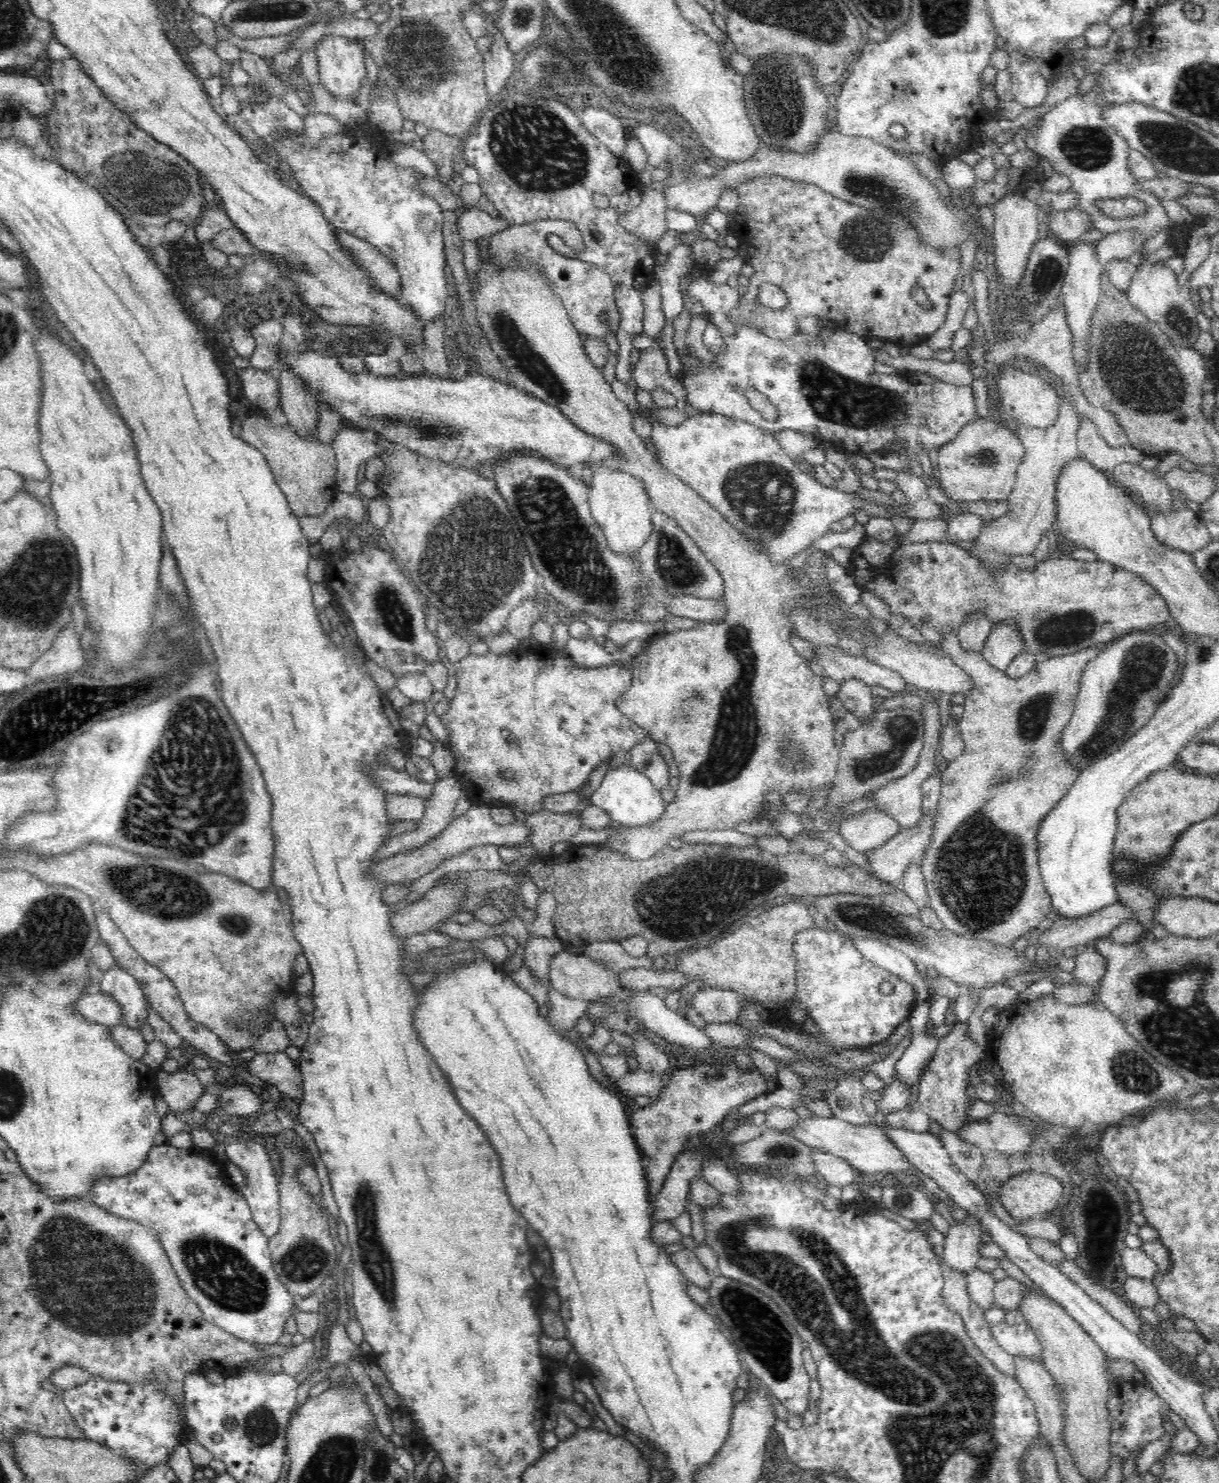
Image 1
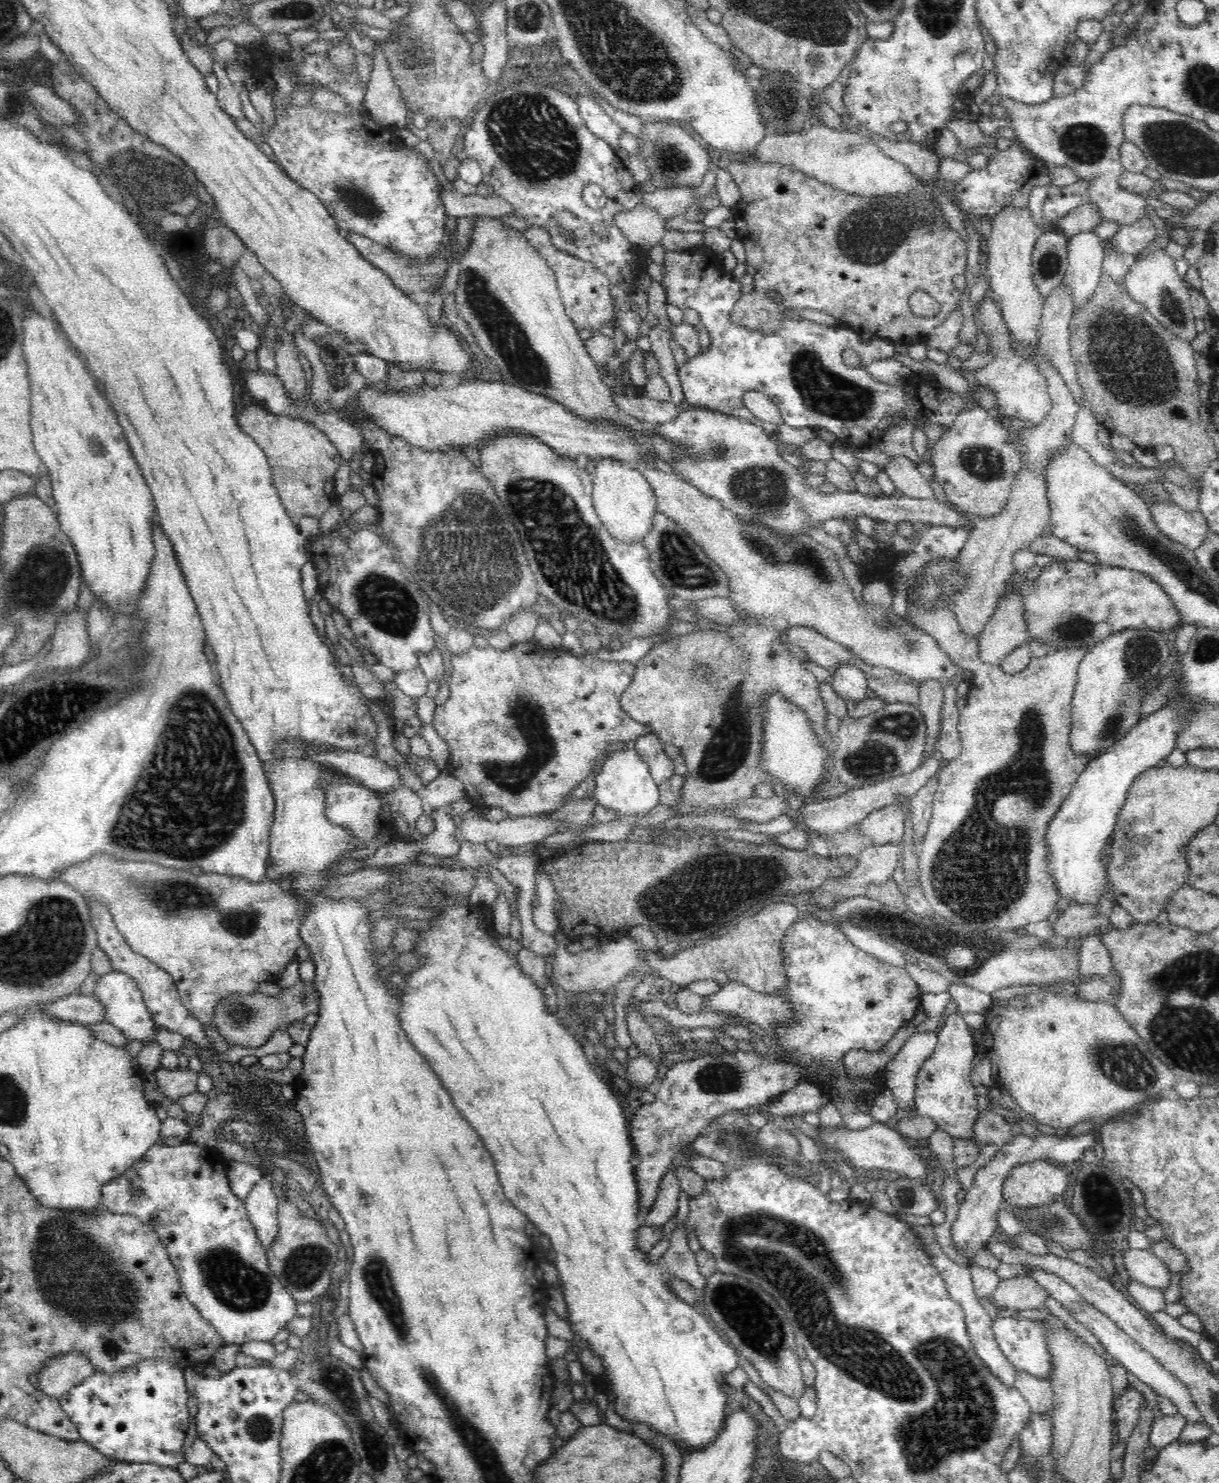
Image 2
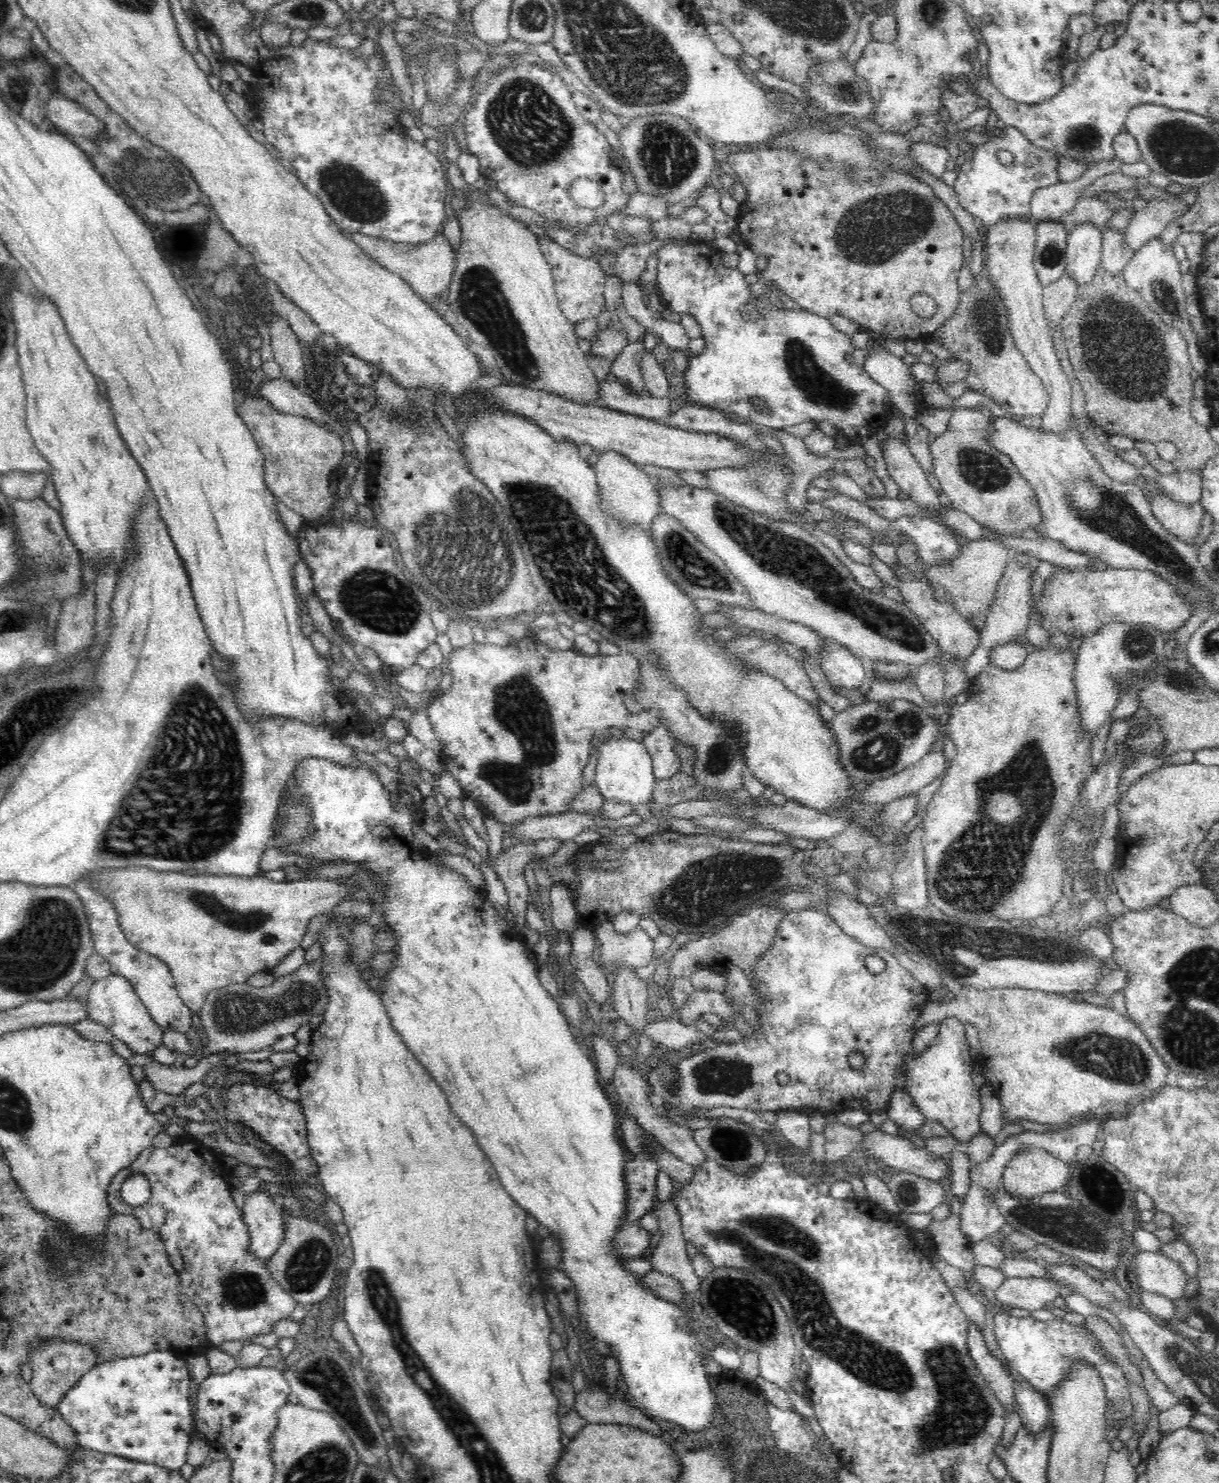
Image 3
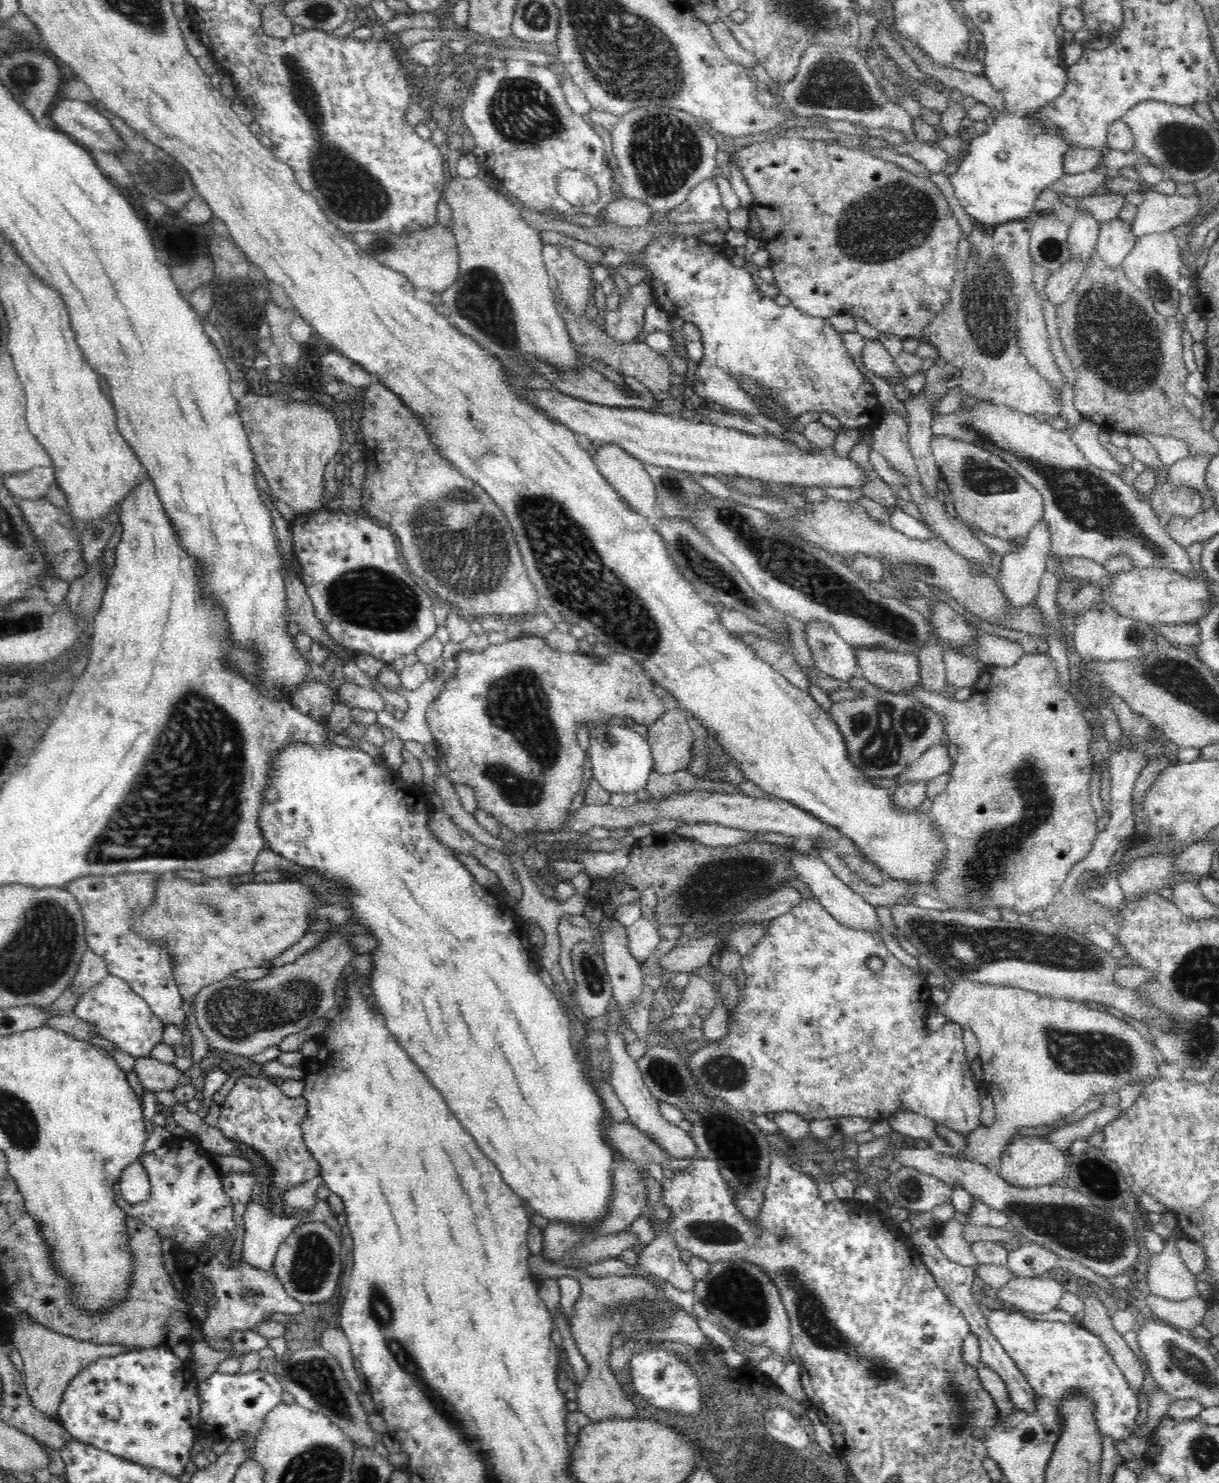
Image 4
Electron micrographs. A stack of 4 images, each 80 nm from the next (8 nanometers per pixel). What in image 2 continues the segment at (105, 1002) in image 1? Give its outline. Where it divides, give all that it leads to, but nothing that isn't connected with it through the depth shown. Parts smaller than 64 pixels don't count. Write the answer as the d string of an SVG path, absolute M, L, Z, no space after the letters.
M70 994L54 1002L42 1003L40 1008L51 1018L74 1022L82 1026L107 1022L107 1009L94 997L94 994Z

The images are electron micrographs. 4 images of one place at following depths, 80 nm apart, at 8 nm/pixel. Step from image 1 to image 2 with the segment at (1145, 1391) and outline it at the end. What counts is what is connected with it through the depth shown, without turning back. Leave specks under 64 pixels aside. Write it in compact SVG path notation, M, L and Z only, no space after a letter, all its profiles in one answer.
M1128 1386L1117 1400L1116 1427L1117 1440L1120 1444L1126 1444L1130 1440L1132 1432L1136 1430L1136 1424L1140 1422L1140 1406L1144 1404L1144 1395L1138 1390Z

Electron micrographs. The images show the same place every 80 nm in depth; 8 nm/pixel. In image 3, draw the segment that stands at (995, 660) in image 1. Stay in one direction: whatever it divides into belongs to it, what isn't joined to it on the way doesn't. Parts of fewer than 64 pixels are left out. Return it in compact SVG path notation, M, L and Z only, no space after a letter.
M1031 557L1030 561L1023 566L1018 566L1012 559L1007 565L1006 571L996 588L997 597L990 609L990 612L984 616L985 623L979 630L979 645L972 652L972 656L965 662L961 663L962 673L968 677L975 679L985 667L991 667L990 654L996 646L1004 646L1010 644L1018 638L1018 634L1026 634L1026 626L1028 626L1028 618L1031 612L1032 594L1030 593L1030 584L1032 576L1037 573L1040 560Z

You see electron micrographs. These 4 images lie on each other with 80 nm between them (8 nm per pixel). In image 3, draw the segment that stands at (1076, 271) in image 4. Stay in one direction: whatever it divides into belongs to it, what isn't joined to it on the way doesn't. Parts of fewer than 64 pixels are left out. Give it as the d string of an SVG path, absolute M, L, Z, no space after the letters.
M1067 272L1060 280L1043 287L1043 307L1051 331L1054 326L1061 326L1060 322L1078 298L1078 290L1077 282Z

